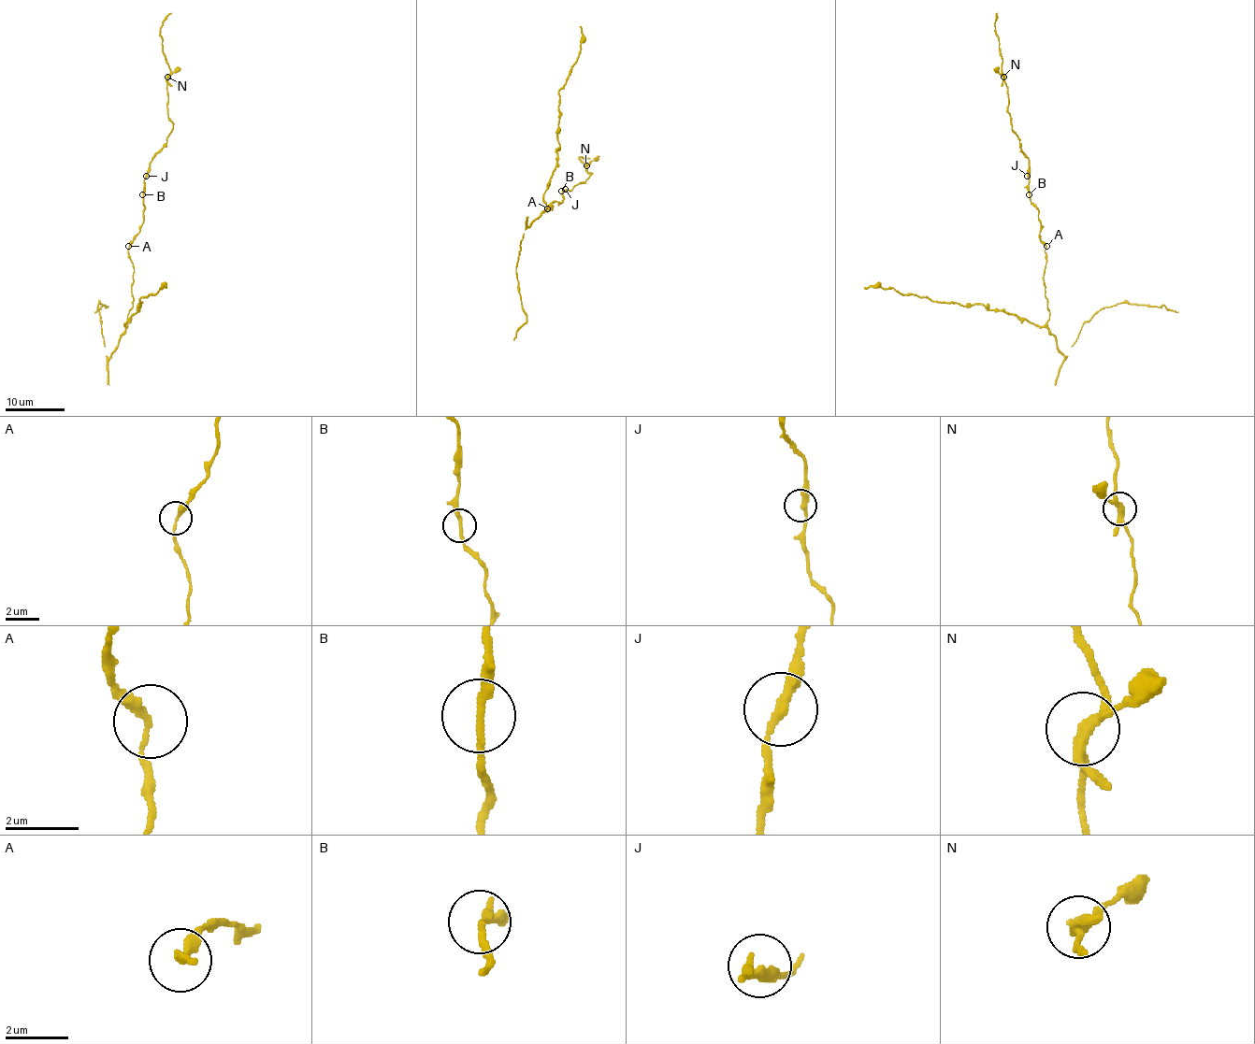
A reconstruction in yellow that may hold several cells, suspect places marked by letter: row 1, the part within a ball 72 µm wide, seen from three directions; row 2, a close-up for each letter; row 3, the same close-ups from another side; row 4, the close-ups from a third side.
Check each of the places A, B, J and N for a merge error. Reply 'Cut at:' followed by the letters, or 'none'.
Cut at: none

